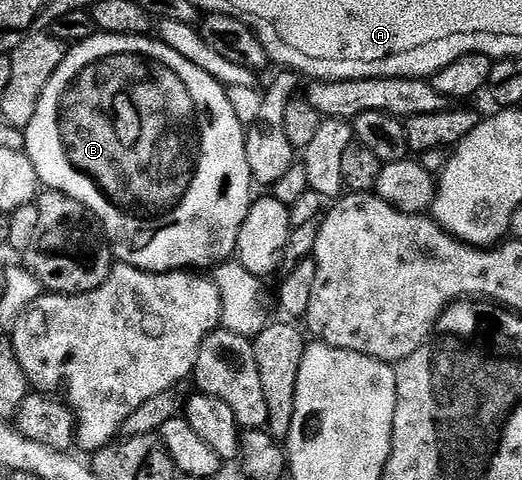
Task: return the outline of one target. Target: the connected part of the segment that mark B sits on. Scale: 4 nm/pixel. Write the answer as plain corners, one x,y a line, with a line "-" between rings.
95,34
89,40
84,40
81,44
72,44
68,49
68,57
62,62
62,66
58,66
58,70
54,70
54,78
50,78
50,82
46,86
46,90
42,94
42,98
38,102
38,110
34,114
34,118
30,122
28,128
23,129
25,142
27,144
26,151
30,162
34,162
34,170
38,170
38,178
41,185
45,189
61,192
70,198
77,200
79,204
84,204
89,212
96,217
104,226
105,232
108,234
108,243
112,245
112,255
121,264
129,264
135,268
140,268
143,272
178,272
181,270
212,270
223,264
225,261
231,261
236,254
238,246
238,230
242,230
242,222
246,222
246,214
250,210
254,199
254,181
250,174
250,162
246,162
246,127
238,120
234,114
234,108
227,98
228,89
224,85
219,84
214,78
210,78
210,74
206,74
206,70
198,70
198,66
194,66
194,62
186,62
186,58
182,58
182,54
170,50
170,46
166,46
159,38
149,38
148,36
106,36
103,34

